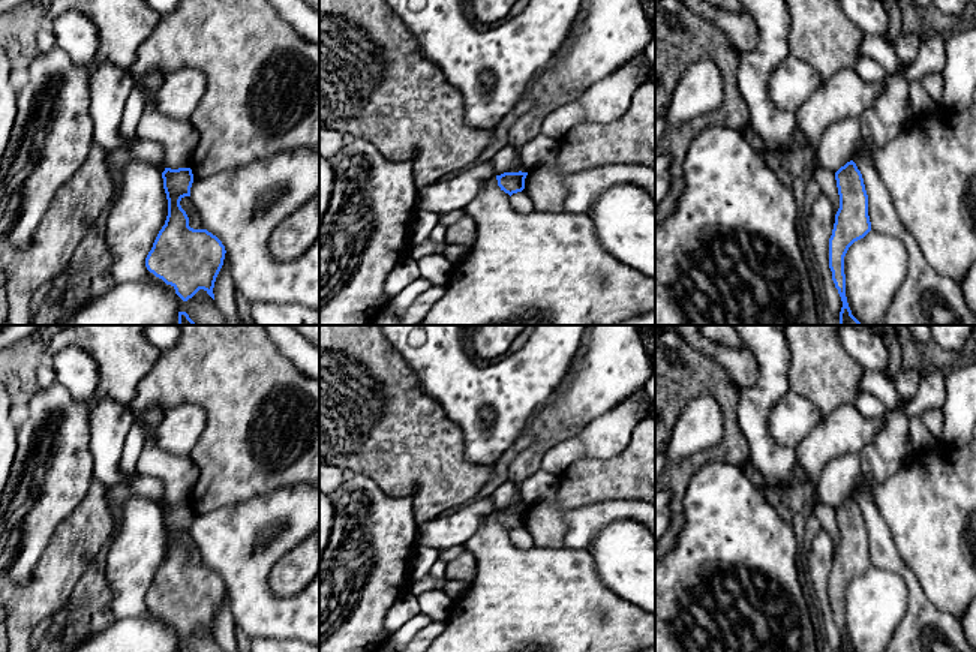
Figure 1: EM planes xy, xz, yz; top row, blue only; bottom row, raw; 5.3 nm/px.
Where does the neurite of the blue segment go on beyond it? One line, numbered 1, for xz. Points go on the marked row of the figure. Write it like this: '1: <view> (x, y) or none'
1: none

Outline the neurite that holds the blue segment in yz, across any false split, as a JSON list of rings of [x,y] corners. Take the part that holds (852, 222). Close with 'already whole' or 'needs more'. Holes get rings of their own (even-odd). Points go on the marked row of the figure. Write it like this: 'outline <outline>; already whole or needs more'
outline [[[853,160],[835,172],[840,208],[829,238],[829,268],[843,301],[840,325],[862,325],[853,315],[846,297],[844,256],[849,247],[871,231],[868,195],[864,178]]]; already whole

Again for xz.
outline [[[504,172],[501,175],[496,175],[498,186],[501,190],[508,193],[510,196],[513,193],[522,192],[525,189],[525,178],[528,172]]]; already whole

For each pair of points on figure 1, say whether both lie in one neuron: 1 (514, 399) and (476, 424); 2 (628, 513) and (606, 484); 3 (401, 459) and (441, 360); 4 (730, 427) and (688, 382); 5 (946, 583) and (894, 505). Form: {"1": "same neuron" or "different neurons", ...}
{"1": "same neuron", "2": "different neurons", "3": "different neurons", "4": "same neuron", "5": "same neuron"}

